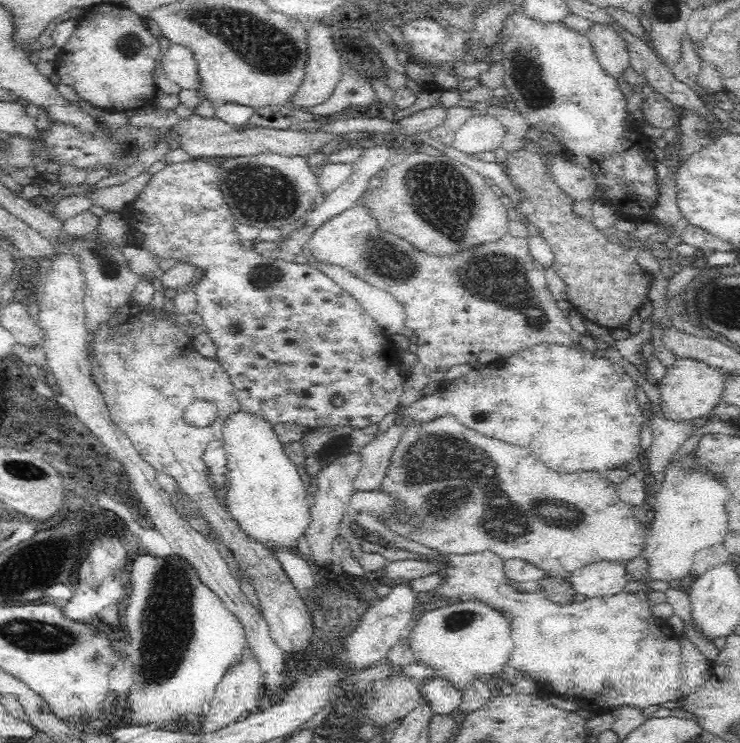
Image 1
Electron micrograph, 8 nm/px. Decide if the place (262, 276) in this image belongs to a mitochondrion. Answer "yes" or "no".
yes

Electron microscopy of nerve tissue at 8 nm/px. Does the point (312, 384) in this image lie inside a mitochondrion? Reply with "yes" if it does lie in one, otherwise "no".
no

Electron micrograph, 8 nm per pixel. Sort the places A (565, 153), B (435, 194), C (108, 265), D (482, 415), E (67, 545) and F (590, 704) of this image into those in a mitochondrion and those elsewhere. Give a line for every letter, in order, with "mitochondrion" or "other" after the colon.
A: other
B: mitochondrion
C: mitochondrion
D: mitochondrion
E: mitochondrion
F: other

